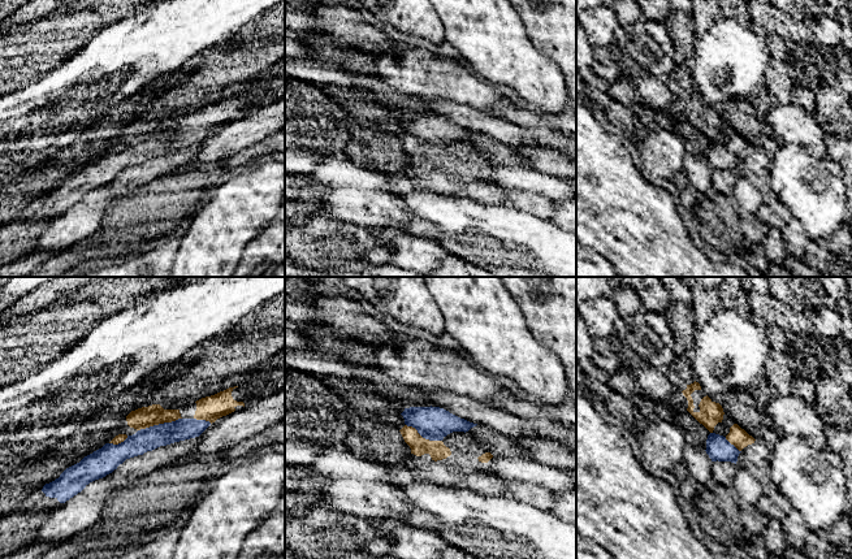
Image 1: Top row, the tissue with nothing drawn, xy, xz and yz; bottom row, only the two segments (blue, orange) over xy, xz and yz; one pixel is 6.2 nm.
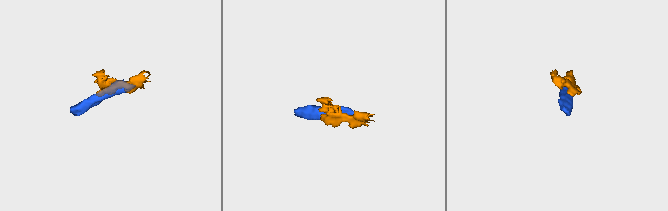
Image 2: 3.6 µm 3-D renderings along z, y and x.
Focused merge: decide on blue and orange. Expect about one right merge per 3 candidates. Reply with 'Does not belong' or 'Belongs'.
Belongs

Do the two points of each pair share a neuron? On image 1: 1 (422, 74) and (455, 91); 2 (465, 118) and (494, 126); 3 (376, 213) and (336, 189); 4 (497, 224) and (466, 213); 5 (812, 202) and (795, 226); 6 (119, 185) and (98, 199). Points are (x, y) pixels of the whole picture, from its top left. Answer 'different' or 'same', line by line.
1: same
2: same
3: same
4: same
5: different
6: different

